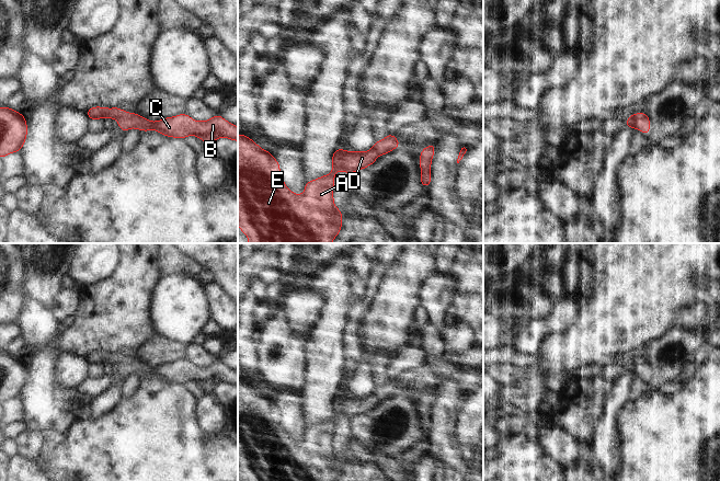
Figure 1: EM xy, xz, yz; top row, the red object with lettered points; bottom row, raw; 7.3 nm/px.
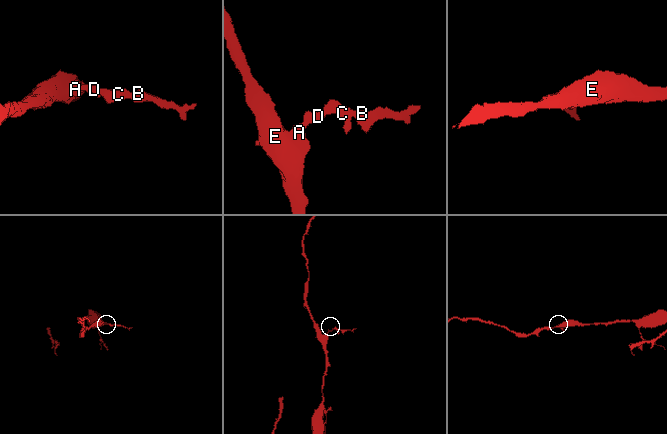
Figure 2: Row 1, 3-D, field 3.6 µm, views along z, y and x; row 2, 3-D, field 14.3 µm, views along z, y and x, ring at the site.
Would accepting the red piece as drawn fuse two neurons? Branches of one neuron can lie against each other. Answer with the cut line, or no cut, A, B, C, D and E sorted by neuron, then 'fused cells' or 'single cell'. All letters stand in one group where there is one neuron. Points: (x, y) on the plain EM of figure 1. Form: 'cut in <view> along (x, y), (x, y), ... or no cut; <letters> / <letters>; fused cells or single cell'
no cut; A B C D E; single cell

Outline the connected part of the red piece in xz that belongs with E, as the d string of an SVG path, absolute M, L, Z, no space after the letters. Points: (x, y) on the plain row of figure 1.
M389 379L385 385L375 387L372 396L366 398L348 398L338 393L332 402L332 417L315 426L306 428L302 440L297 442L289 436L281 422L279 409L273 400L261 394L249 382L238 381L238 470L247 481L336 481L342 472L342 458L333 449L333 428L338 415L352 420L374 409L379 400L385 400L401 391L397 383Z

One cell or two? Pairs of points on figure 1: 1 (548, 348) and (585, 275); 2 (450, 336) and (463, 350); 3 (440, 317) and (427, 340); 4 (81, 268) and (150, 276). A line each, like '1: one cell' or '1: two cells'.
1: one cell
2: one cell
3: two cells
4: two cells

